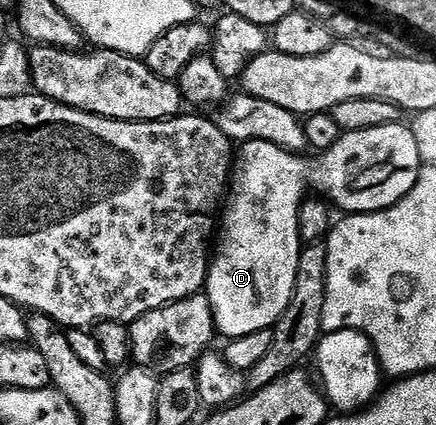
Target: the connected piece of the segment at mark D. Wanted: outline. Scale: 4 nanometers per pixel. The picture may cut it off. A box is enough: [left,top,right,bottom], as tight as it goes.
[206,141,312,340]

